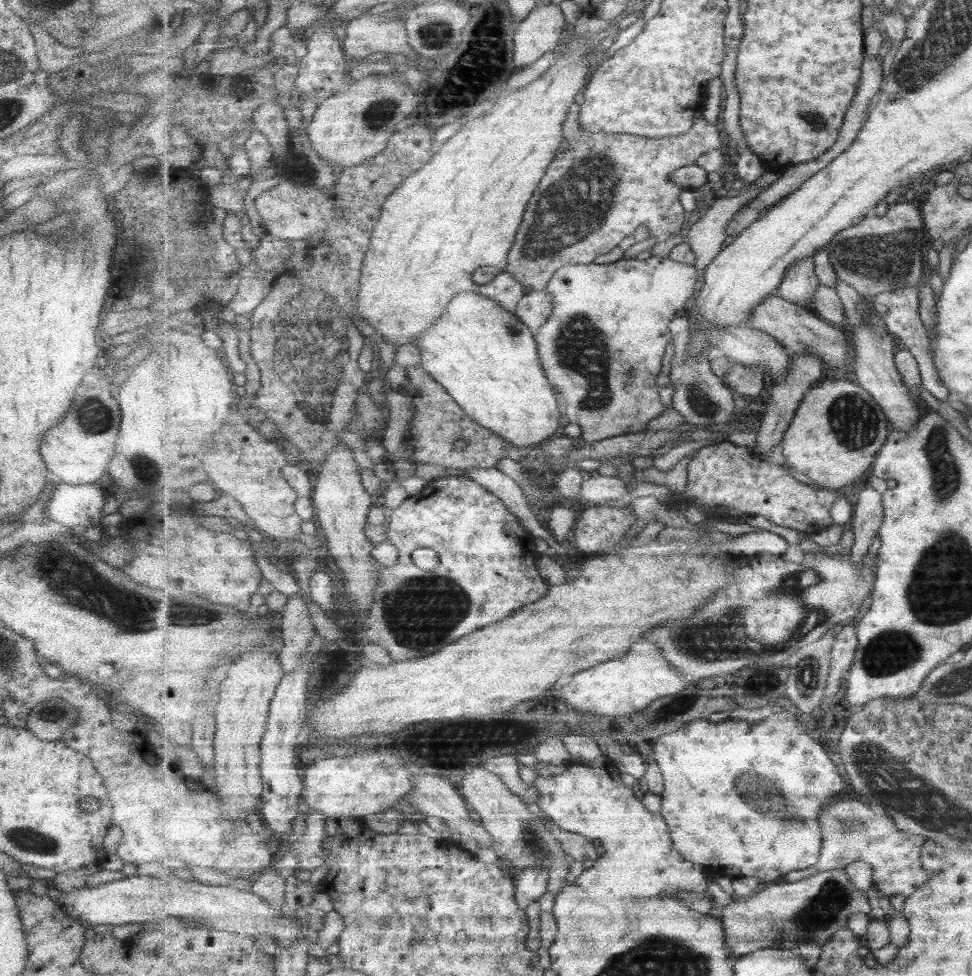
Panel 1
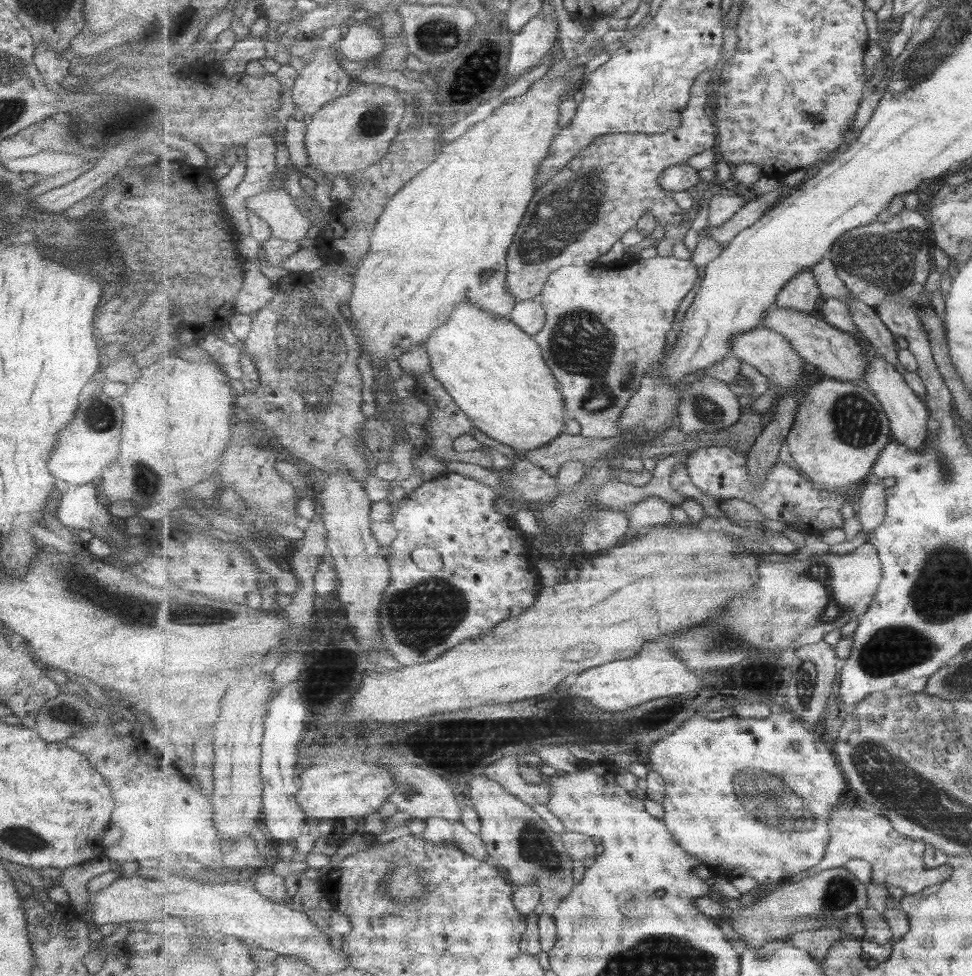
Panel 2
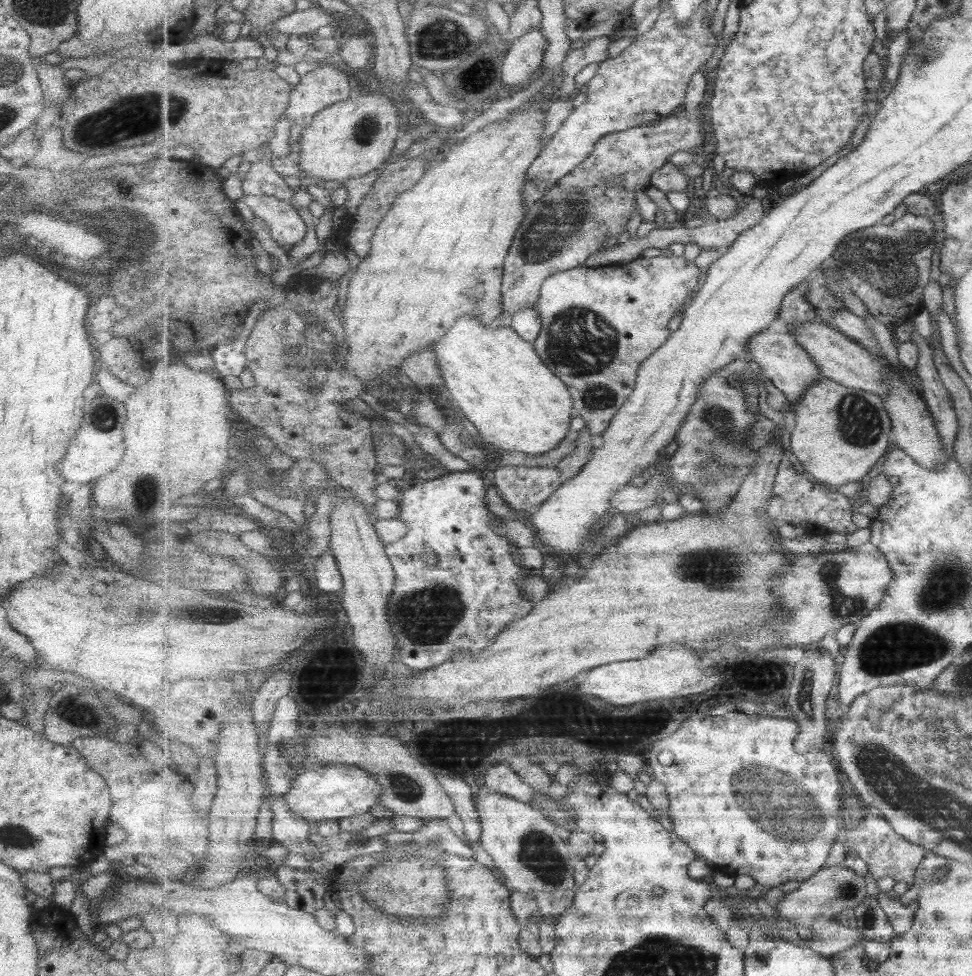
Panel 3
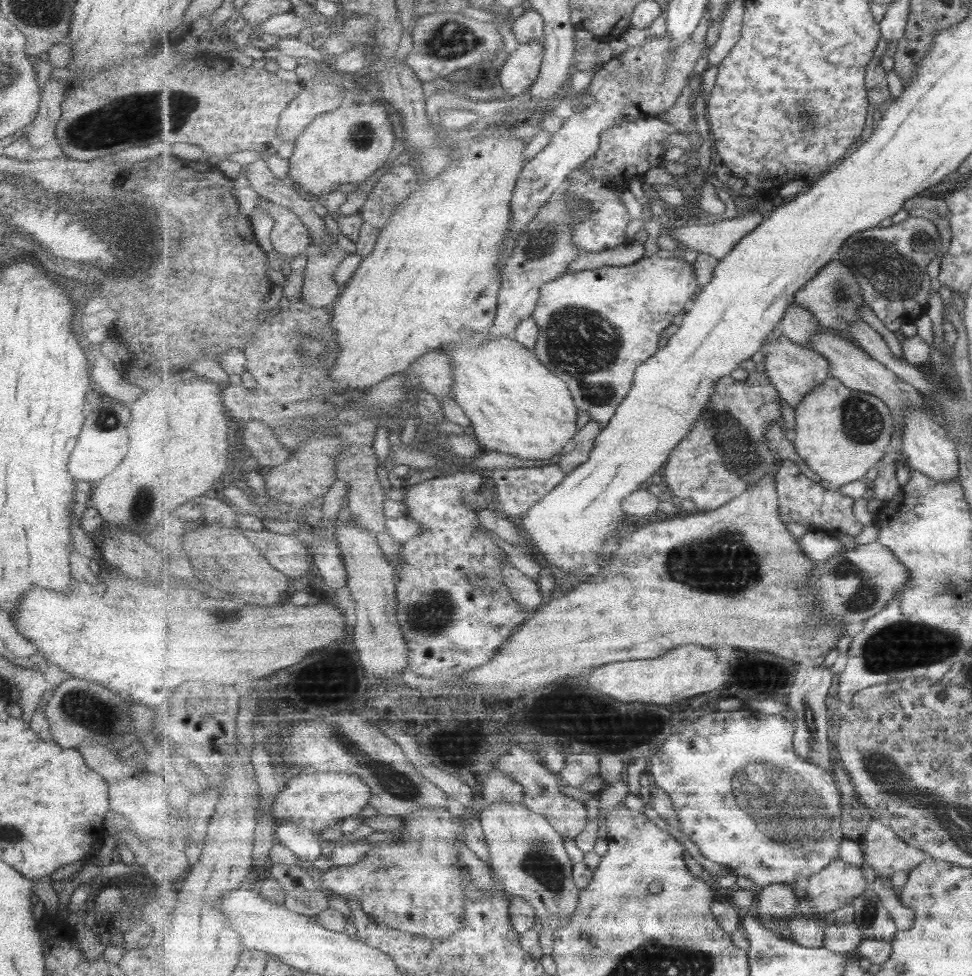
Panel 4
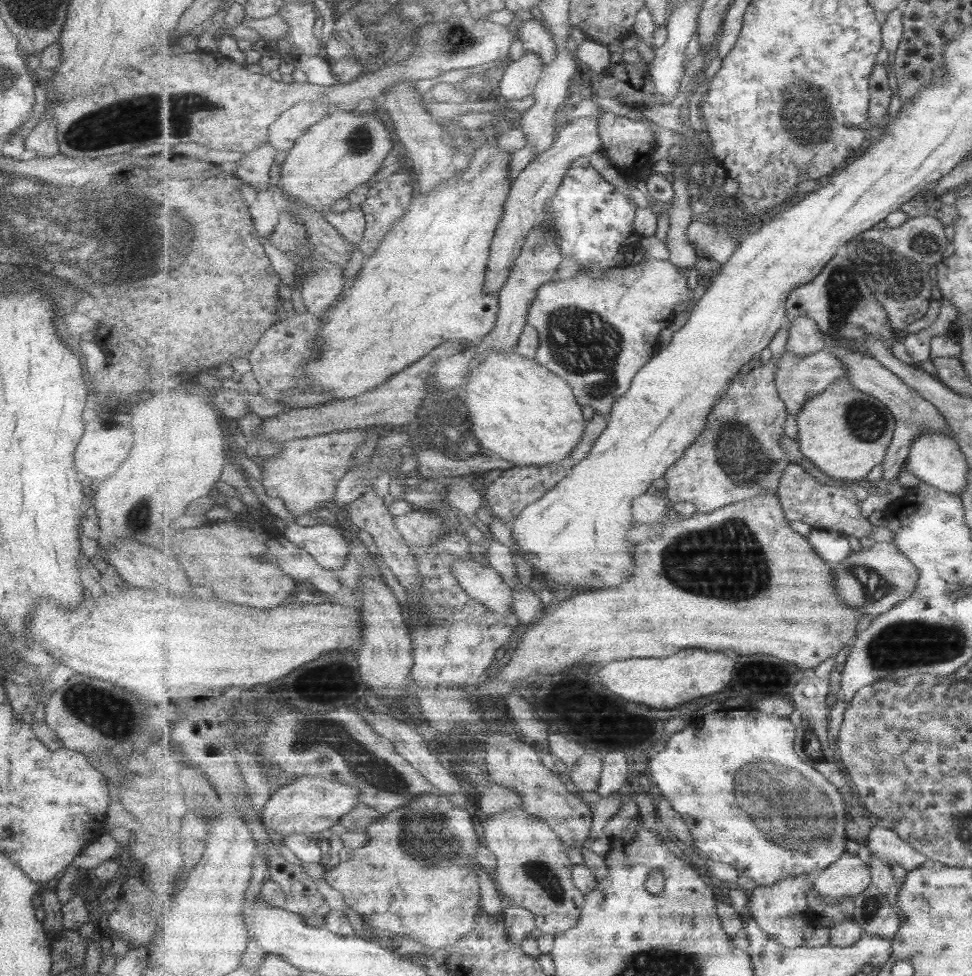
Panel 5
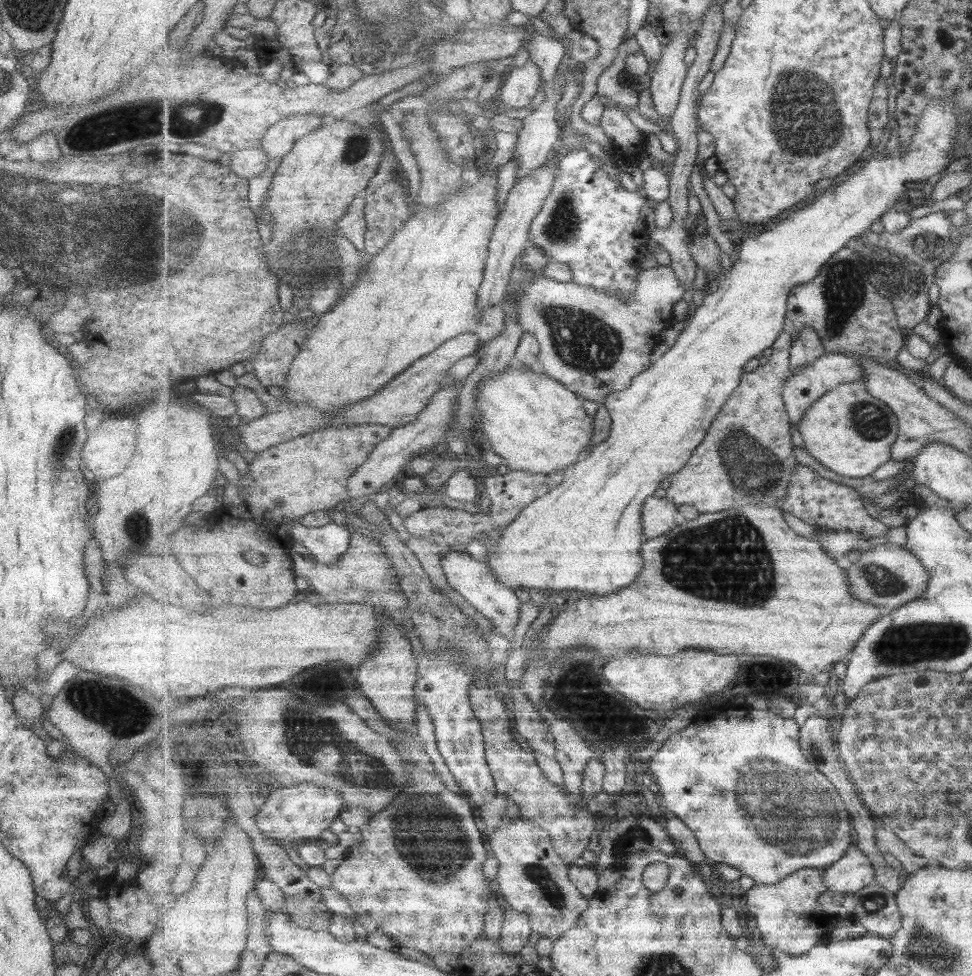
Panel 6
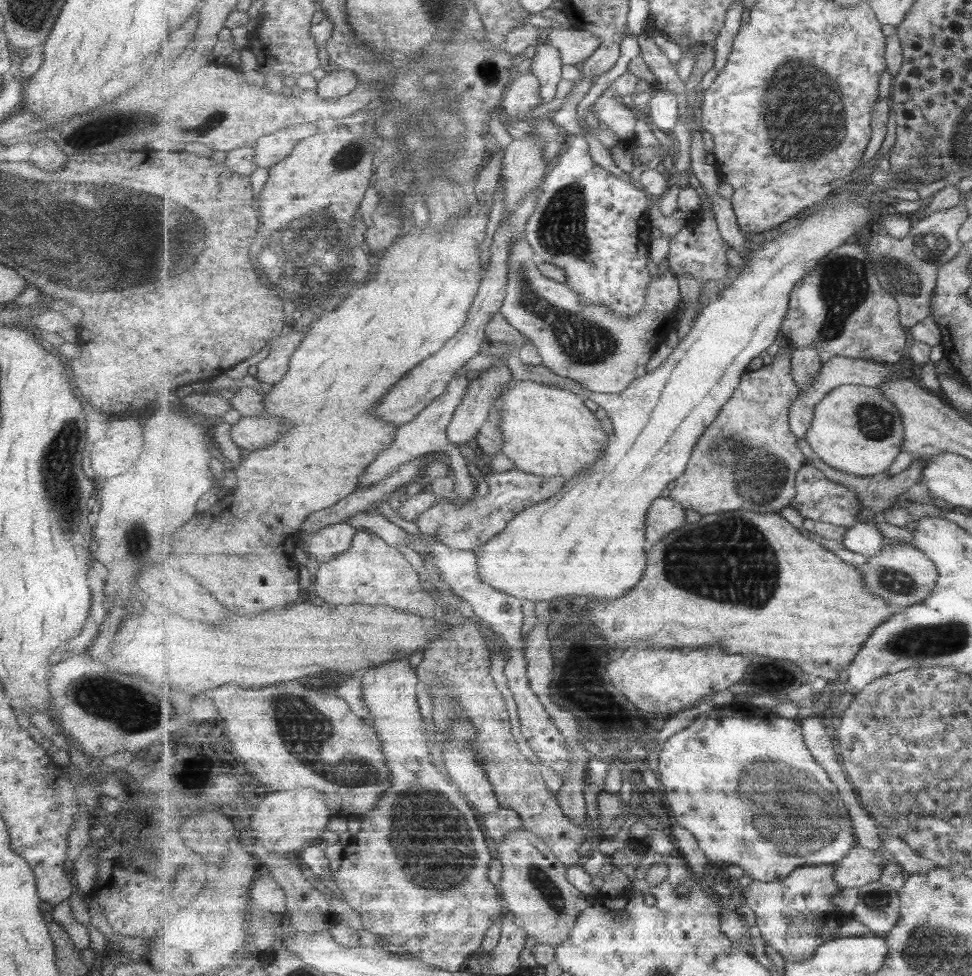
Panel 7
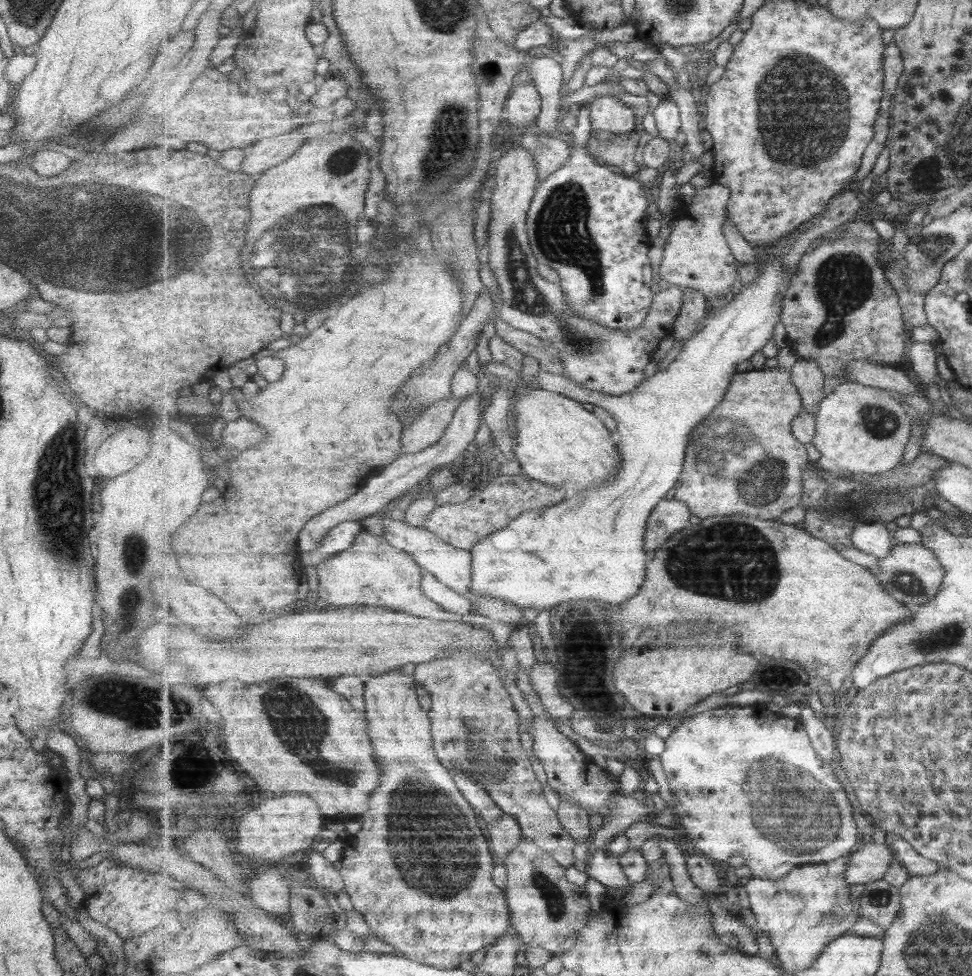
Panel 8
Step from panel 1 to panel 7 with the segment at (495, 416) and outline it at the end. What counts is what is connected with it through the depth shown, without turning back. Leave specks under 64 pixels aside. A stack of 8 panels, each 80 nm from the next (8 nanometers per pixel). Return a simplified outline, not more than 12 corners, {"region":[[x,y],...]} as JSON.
{"region":[[515,378],[502,453],[569,481],[610,440],[582,395]]}

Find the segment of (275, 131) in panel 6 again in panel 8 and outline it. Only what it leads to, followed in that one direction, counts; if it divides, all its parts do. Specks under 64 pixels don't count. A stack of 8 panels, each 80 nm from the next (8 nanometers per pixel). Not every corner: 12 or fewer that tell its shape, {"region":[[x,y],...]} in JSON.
{"region":[[291,132],[258,140],[241,172],[263,174],[289,160],[308,139]]}

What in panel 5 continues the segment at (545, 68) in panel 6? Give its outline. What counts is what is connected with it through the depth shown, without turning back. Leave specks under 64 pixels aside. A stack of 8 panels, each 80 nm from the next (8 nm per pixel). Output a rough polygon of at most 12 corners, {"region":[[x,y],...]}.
{"region":[[538,19],[520,22],[523,47],[542,56],[557,58],[551,33]]}

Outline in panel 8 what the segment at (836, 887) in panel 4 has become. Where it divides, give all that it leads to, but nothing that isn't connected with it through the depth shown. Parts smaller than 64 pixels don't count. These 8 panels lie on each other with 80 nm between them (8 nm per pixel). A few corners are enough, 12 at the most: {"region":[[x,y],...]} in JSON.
{"region":[[861,843],[850,855],[846,879],[885,878],[895,854],[887,843]]}

